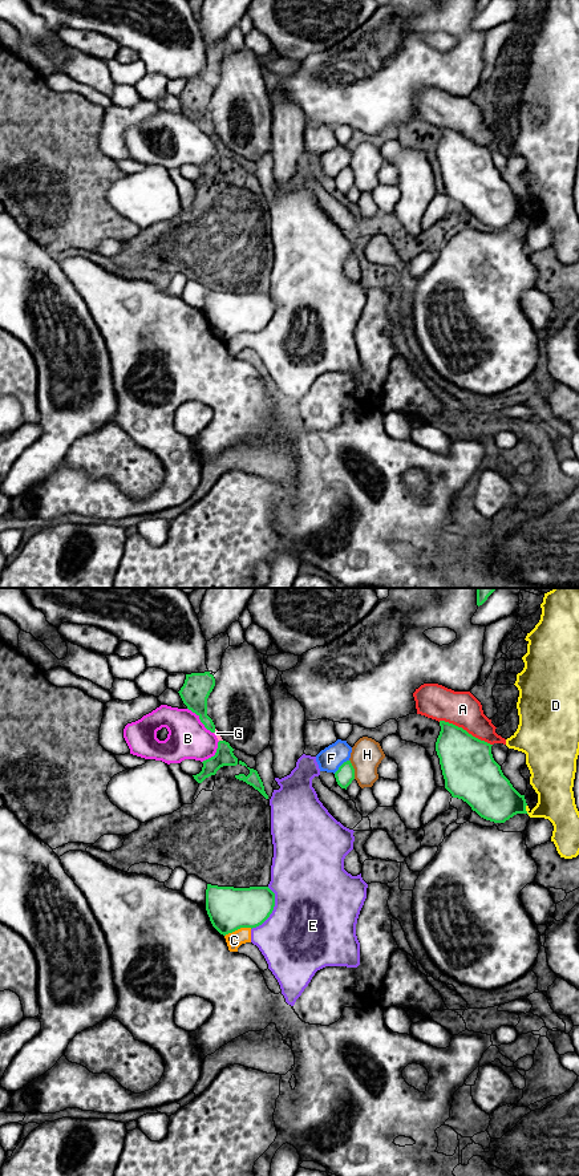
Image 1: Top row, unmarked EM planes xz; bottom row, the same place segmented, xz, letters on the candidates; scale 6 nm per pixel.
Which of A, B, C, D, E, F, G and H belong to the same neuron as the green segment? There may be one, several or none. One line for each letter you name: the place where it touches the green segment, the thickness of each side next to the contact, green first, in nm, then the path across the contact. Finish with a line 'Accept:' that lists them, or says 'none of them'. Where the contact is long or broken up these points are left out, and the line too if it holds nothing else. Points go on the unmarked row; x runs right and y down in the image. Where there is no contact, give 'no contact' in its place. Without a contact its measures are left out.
Accept: none of them

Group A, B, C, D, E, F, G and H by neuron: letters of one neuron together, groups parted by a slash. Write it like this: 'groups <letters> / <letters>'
groups A / B / C E / D / F / G / H

